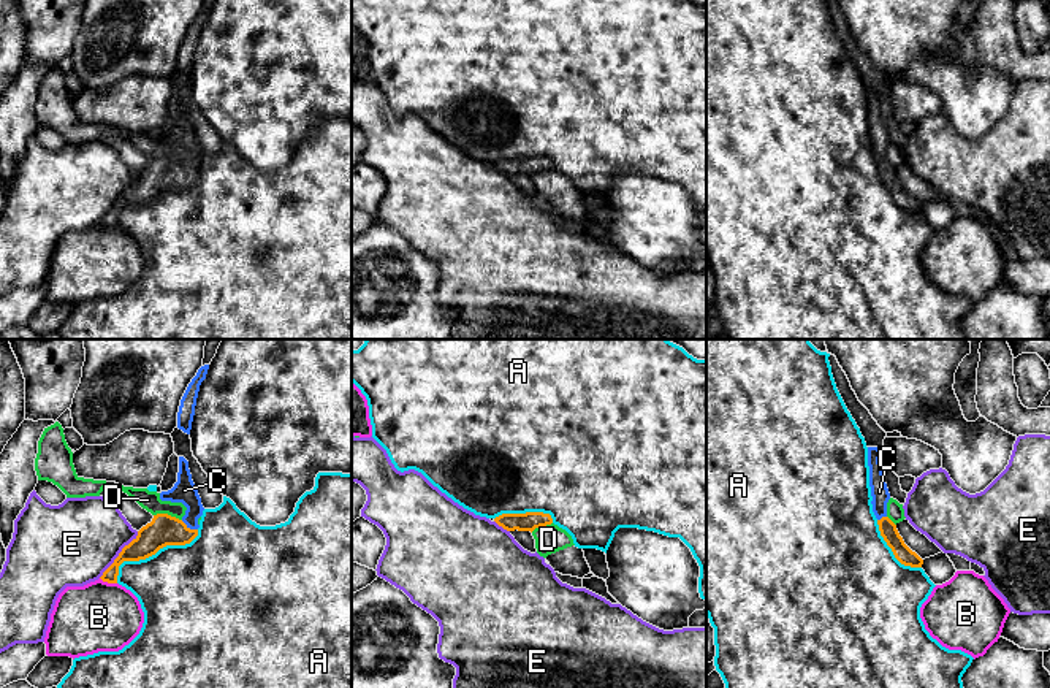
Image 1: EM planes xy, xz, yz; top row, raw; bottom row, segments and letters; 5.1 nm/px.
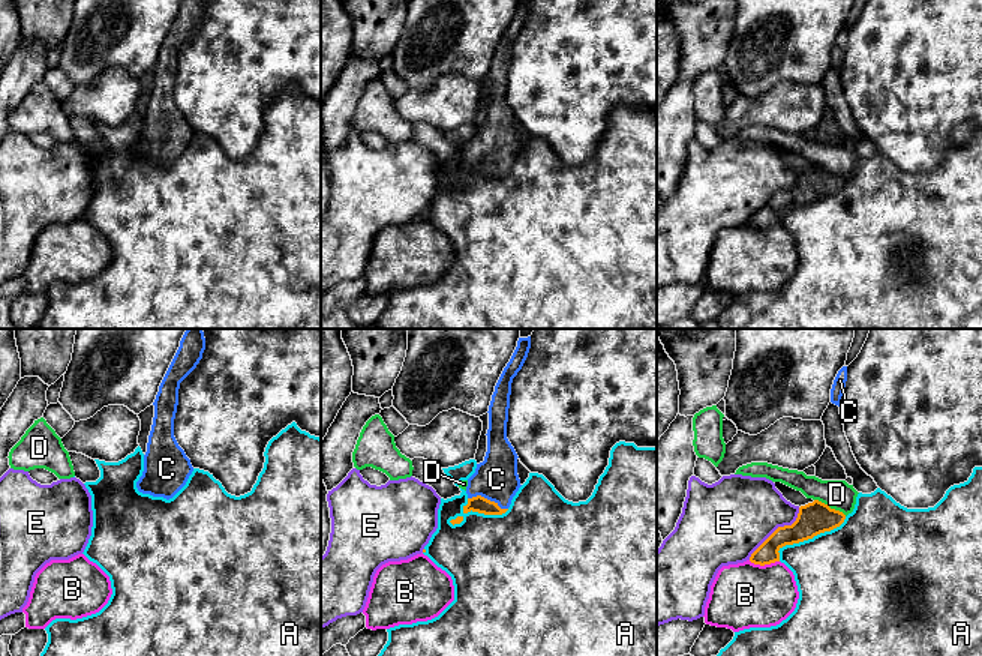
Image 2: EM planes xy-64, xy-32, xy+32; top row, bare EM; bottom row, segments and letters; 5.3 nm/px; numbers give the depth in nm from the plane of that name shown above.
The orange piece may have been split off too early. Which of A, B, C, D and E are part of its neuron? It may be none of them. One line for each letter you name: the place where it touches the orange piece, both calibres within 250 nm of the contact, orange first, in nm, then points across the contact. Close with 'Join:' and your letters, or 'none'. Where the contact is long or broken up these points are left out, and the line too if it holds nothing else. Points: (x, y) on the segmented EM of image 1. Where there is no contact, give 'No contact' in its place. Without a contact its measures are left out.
C: Touches orange at xy (189, 528). Thickness 160 nm (orange) against 120 nm. Path across: xy (163, 530), (189, 528), (190, 498), (184, 490)
Join: C

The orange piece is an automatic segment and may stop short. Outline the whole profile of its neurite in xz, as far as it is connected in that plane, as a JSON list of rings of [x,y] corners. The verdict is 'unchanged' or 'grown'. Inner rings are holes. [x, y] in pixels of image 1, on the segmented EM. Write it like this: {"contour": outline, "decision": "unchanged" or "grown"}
{"contour": [[[526,512],[526,514],[502,514],[494,522],[507,531],[534,531],[535,528],[553,523],[550,514],[543,512]]], "decision": "unchanged"}

